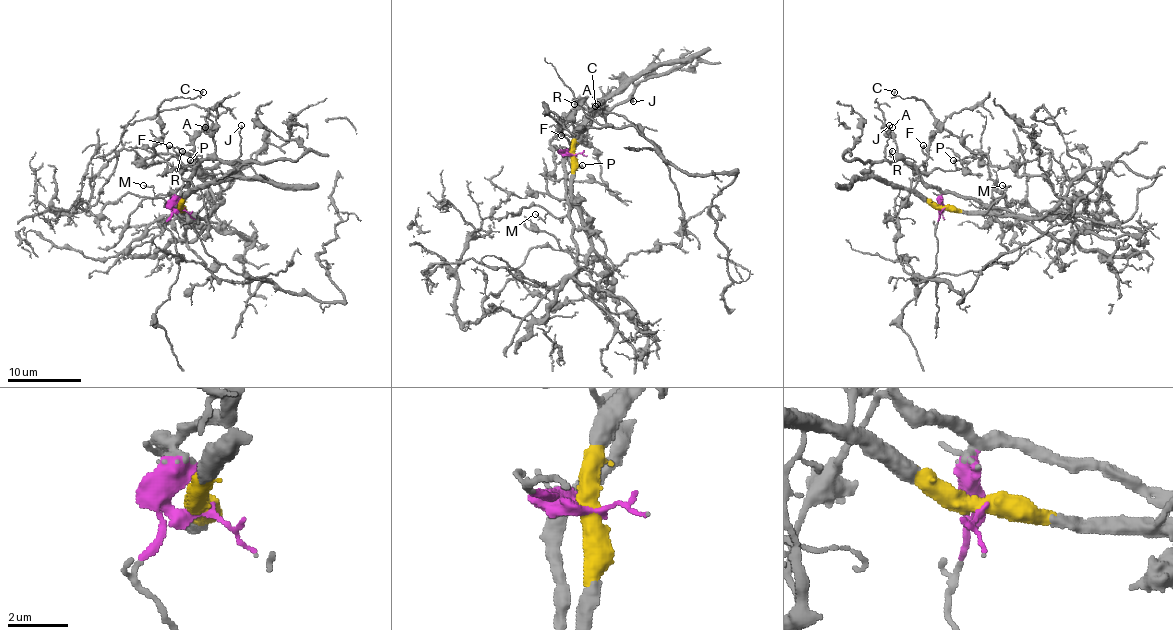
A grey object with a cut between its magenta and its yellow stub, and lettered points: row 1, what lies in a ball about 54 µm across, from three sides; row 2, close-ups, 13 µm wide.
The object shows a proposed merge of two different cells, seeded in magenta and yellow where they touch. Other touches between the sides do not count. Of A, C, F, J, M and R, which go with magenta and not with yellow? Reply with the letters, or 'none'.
A, C, F, J, R

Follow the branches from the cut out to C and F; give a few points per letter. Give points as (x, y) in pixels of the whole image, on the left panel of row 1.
C: (179, 209), (174, 193), (183, 239), (192, 241), (220, 183), (155, 154), (157, 108), (203, 91)
F: (179, 209), (174, 207), (174, 194), (190, 178), (194, 165), (192, 158), (178, 154), (168, 145)

